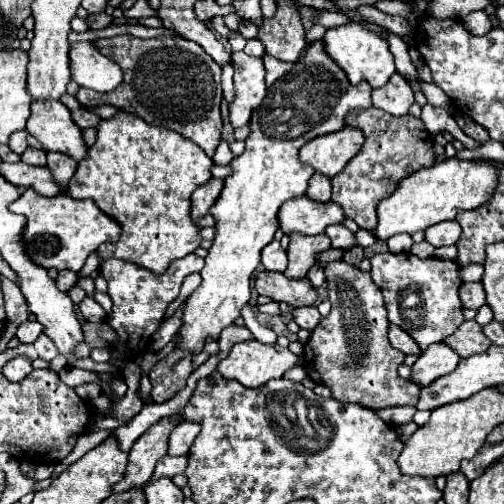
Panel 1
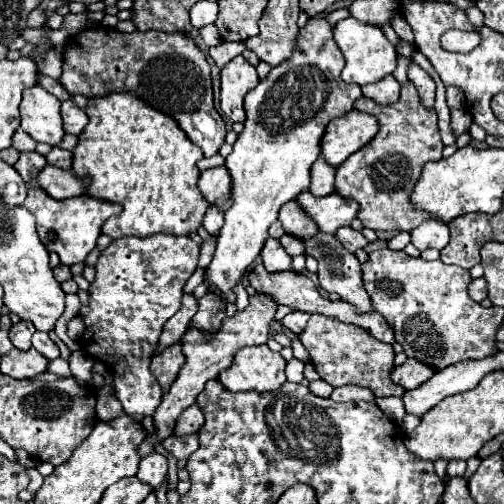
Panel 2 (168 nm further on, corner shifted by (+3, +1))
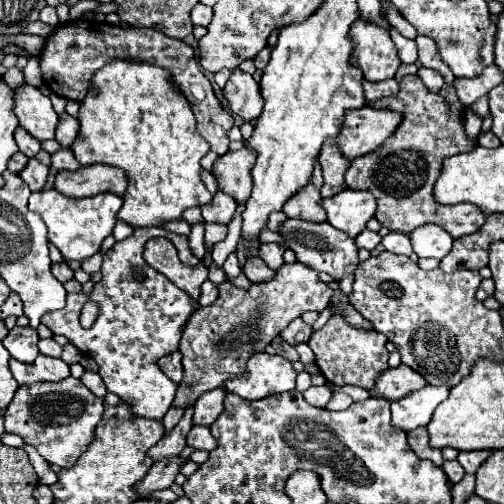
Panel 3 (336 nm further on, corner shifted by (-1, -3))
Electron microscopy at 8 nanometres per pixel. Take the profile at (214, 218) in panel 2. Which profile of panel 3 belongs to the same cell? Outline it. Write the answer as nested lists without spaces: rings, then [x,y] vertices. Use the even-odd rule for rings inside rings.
[[[217,192],[213,196],[213,202],[201,208],[205,222],[219,222],[219,224],[229,224],[235,210],[237,210],[235,200],[231,200],[231,196],[225,196],[223,192]]]

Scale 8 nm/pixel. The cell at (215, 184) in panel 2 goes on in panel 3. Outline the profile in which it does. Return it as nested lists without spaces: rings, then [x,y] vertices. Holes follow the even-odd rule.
[[[241,148],[237,152],[227,152],[213,164],[213,176],[221,192],[235,198],[237,204],[245,204],[251,194],[251,176],[249,170],[255,164],[255,152]]]

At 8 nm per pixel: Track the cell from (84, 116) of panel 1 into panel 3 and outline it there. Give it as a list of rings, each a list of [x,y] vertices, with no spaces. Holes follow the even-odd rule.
[[[67,112],[61,114],[61,120],[57,124],[57,132],[55,132],[55,140],[63,146],[69,148],[75,140],[75,136],[79,134],[79,120],[75,116],[69,116]]]

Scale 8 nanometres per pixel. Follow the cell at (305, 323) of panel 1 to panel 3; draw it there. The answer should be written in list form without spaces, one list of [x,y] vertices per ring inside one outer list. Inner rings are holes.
[[[301,318],[293,320],[293,322],[281,332],[281,338],[283,338],[285,342],[289,342],[291,346],[301,344],[301,342],[307,342],[309,336],[311,336],[311,326],[305,324]]]

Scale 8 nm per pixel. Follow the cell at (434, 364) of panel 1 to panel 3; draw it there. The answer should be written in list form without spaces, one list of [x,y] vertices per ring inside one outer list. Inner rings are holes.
[[[405,364],[397,366],[397,368],[387,368],[375,384],[373,396],[377,398],[387,398],[387,400],[399,400],[419,388],[427,386],[427,382],[423,380],[423,376],[419,376],[413,368],[407,368]]]

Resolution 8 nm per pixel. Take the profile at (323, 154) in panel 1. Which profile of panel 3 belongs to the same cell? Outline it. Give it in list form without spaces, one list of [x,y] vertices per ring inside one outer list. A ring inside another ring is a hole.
[[[363,106],[359,110],[347,110],[345,112],[345,120],[341,124],[341,132],[339,132],[339,150],[345,158],[355,160],[363,154],[369,154],[371,150],[377,150],[399,126],[401,122],[401,114],[391,112],[391,110],[373,110],[369,106]]]

